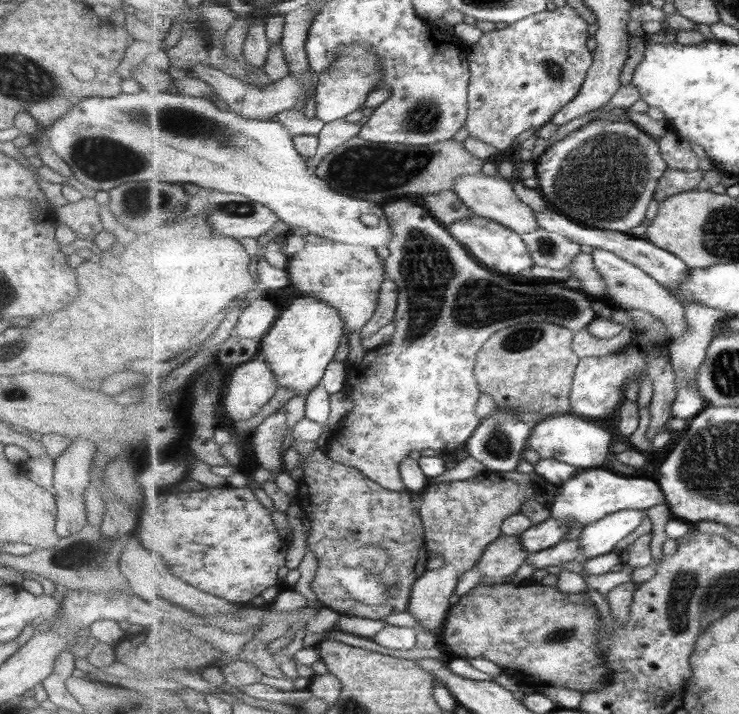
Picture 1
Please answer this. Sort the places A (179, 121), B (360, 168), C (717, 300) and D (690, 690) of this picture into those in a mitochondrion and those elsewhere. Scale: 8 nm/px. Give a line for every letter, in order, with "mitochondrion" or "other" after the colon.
A: mitochondrion
B: mitochondrion
C: other
D: other

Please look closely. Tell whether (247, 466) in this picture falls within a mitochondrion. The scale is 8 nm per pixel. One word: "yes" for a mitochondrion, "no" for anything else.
no

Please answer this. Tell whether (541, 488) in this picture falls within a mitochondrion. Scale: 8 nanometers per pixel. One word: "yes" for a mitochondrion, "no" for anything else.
no

